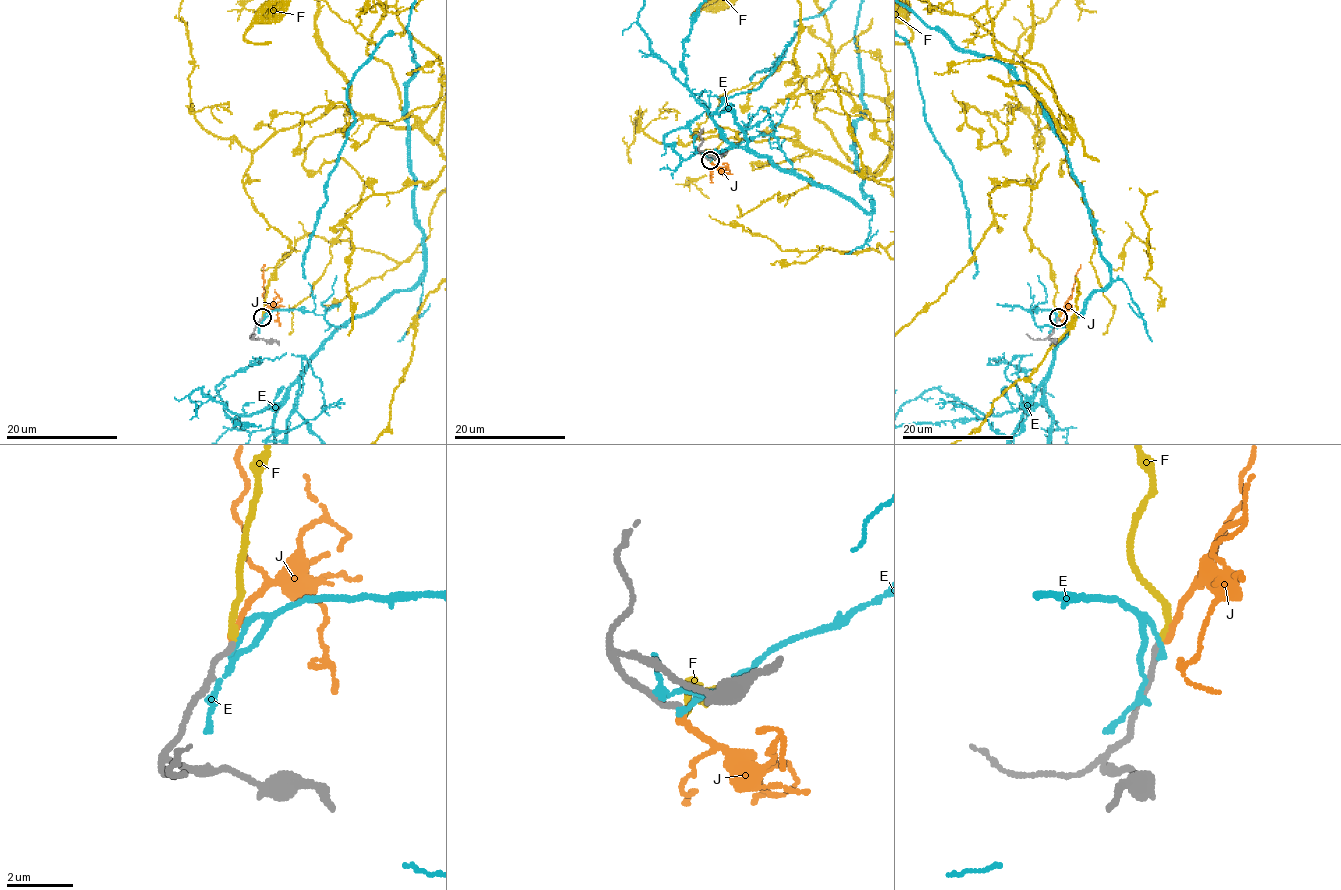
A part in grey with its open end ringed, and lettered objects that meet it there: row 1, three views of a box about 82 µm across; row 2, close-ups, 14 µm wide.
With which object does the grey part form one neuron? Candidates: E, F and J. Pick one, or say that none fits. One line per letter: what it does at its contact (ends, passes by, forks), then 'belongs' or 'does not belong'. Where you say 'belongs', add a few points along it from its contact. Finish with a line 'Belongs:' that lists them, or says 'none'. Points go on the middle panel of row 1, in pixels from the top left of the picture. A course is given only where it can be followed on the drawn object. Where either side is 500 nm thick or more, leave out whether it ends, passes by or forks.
E: it ends; does not belong
F: it ends; belongs; course (710, 160), (728, 128), (691, 136), (862, 174), (815, 117), (816, 1), (692, 14)
J: it ends; does not belong
Belongs: F

